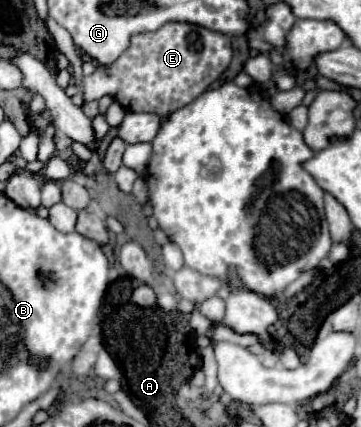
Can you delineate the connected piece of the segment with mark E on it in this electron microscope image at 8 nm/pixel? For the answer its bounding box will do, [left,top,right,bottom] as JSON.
[83,22,233,116]

